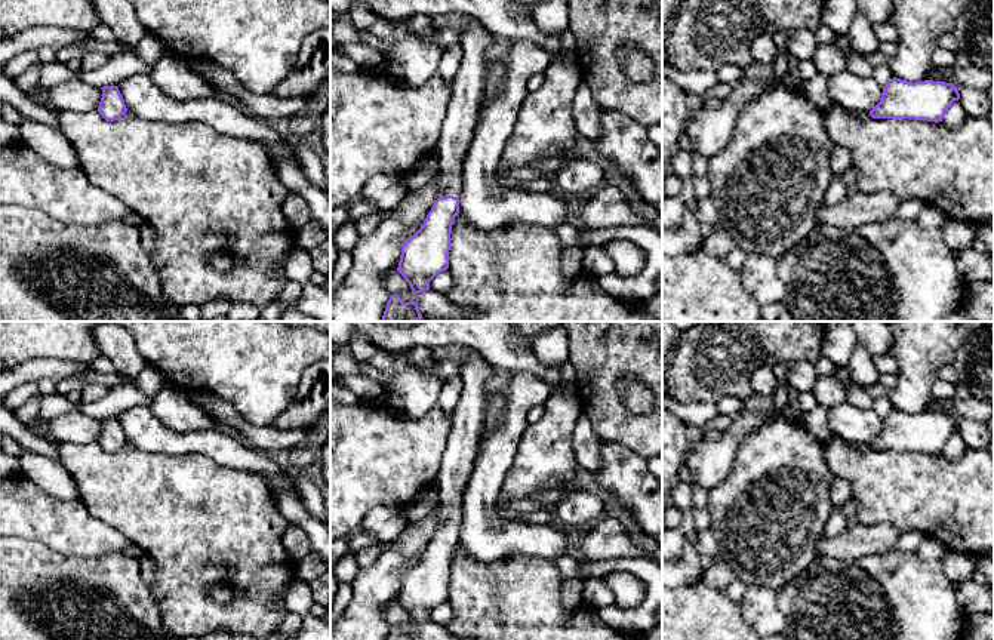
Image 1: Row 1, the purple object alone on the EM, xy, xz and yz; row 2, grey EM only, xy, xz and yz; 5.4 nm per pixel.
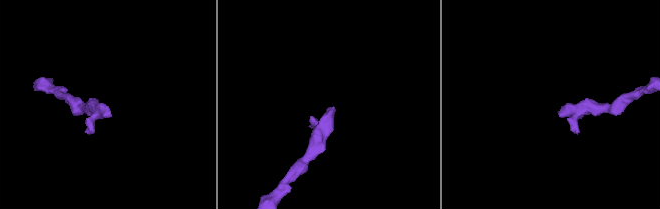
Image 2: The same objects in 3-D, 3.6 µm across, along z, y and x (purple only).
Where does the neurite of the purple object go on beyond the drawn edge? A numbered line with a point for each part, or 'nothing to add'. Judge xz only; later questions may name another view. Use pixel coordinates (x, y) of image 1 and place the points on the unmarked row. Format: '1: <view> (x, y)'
1: xz (458, 460)

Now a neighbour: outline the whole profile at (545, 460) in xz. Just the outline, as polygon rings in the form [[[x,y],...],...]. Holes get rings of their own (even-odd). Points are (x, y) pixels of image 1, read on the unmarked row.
[[[560,384],[554,387],[544,407],[542,418],[527,424],[514,462],[502,481],[495,502],[501,520],[526,523],[505,504],[527,499],[542,490],[564,489],[579,468],[572,439],[582,412],[581,397],[566,384]]]

